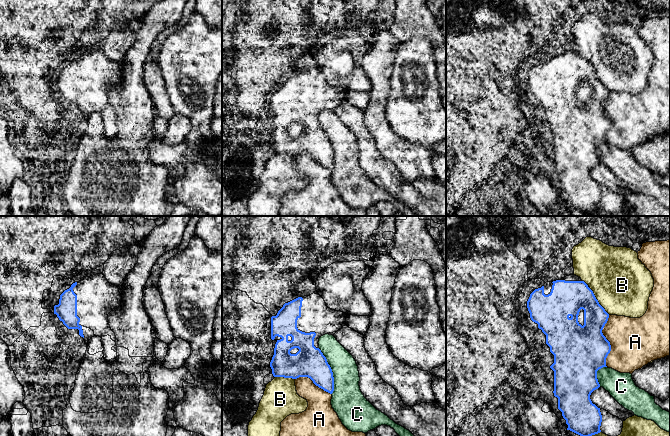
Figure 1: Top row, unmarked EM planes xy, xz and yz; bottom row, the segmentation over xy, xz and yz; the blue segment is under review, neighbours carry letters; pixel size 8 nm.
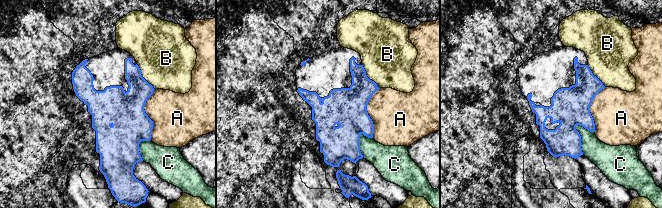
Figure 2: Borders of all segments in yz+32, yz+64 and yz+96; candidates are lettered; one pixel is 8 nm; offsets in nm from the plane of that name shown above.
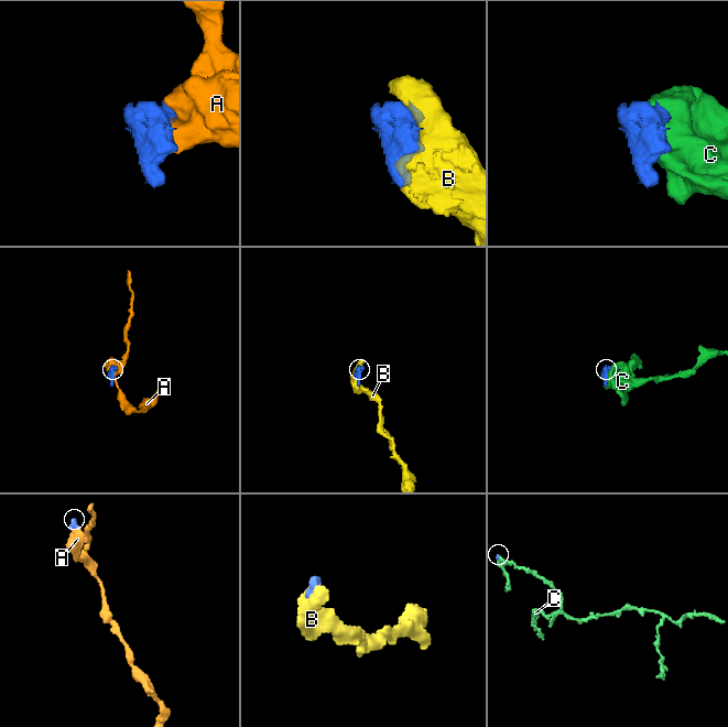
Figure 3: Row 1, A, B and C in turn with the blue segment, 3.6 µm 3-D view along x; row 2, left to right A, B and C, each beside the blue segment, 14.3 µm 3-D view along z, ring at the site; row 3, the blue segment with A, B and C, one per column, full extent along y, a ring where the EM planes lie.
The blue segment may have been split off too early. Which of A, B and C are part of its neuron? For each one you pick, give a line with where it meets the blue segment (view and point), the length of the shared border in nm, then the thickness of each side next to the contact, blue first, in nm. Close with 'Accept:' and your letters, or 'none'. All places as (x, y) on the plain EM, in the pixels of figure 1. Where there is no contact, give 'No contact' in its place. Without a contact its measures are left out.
Accept: none

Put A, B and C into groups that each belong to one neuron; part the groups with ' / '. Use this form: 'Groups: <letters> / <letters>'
Groups: A / B / C

